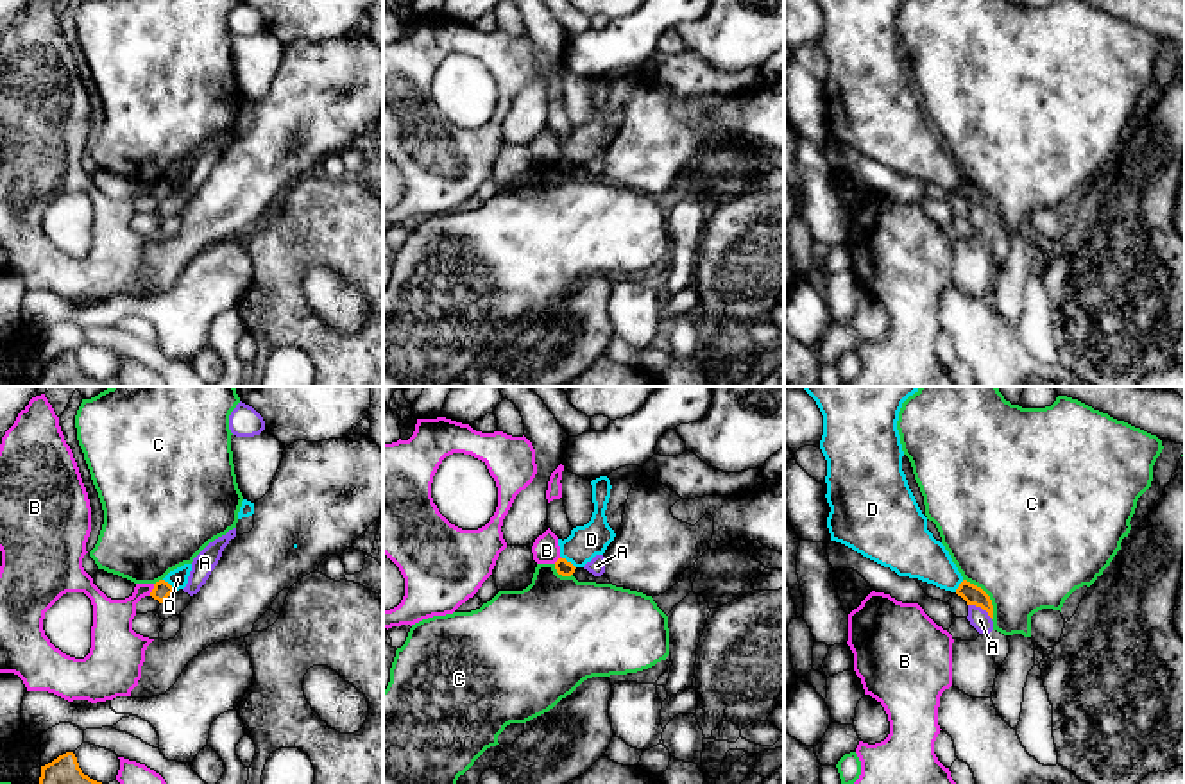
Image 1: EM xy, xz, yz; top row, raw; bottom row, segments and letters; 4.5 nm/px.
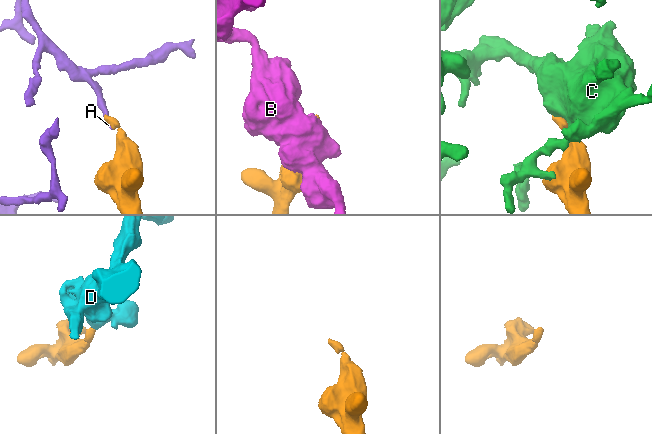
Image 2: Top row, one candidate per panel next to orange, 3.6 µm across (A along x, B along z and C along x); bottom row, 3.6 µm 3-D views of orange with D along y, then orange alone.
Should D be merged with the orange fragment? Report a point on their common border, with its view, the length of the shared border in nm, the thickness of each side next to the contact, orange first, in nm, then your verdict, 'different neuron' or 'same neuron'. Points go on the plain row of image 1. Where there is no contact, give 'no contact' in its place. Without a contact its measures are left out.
xz (570, 161) | 80 nm | 70/150 nm | different neuron

